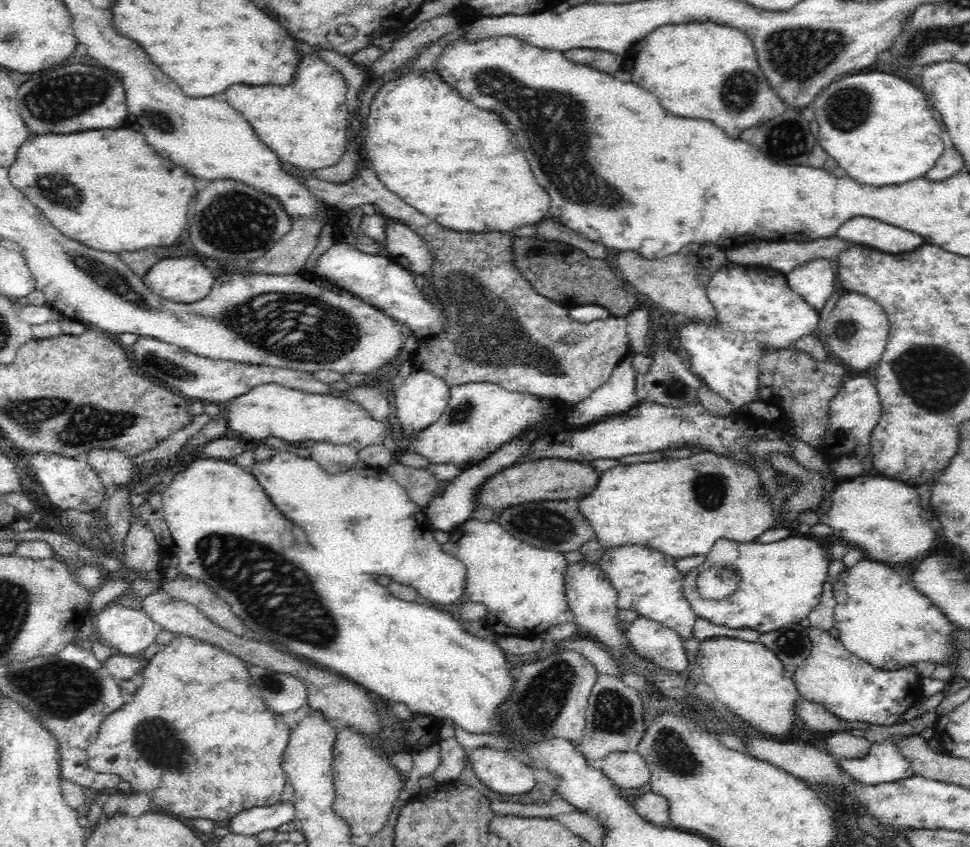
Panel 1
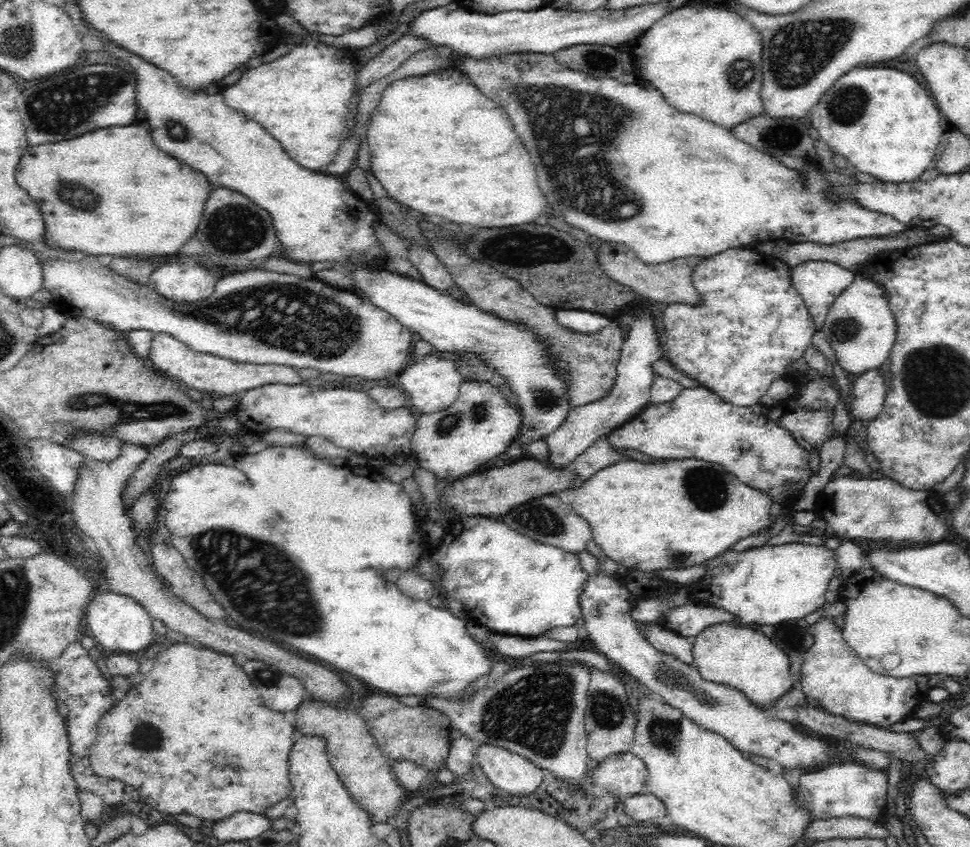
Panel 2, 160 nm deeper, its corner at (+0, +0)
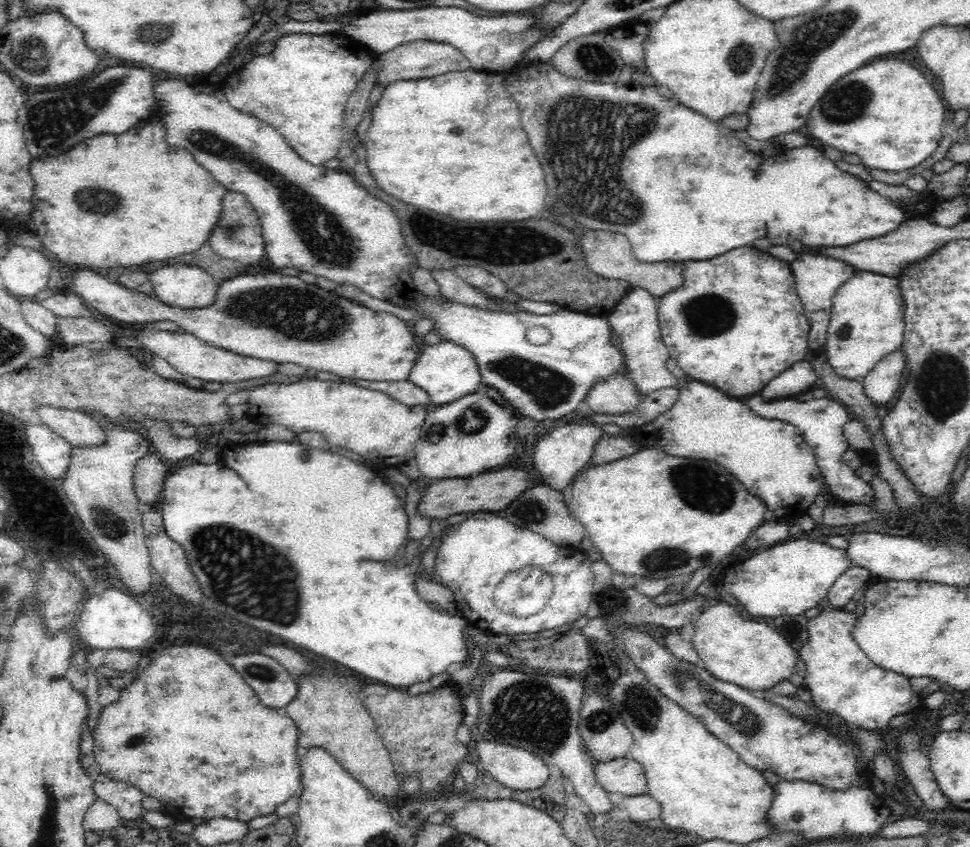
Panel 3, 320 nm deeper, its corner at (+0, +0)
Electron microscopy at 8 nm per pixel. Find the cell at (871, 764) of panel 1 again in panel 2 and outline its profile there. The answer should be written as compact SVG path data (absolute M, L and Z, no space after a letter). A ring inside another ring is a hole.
M860 764L830 765L824 770L804 773L798 785L790 790L790 803L804 807L810 819L856 817L880 823L885 818L887 796L887 770L864 767Z

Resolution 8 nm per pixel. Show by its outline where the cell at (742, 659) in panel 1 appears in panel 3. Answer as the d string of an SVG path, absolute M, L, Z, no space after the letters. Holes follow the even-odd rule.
M718 602L706 608L689 630L688 639L700 656L701 665L718 680L744 686L750 692L758 693L760 690L769 690L795 672L798 655L788 640L772 625L744 620L726 602Z

